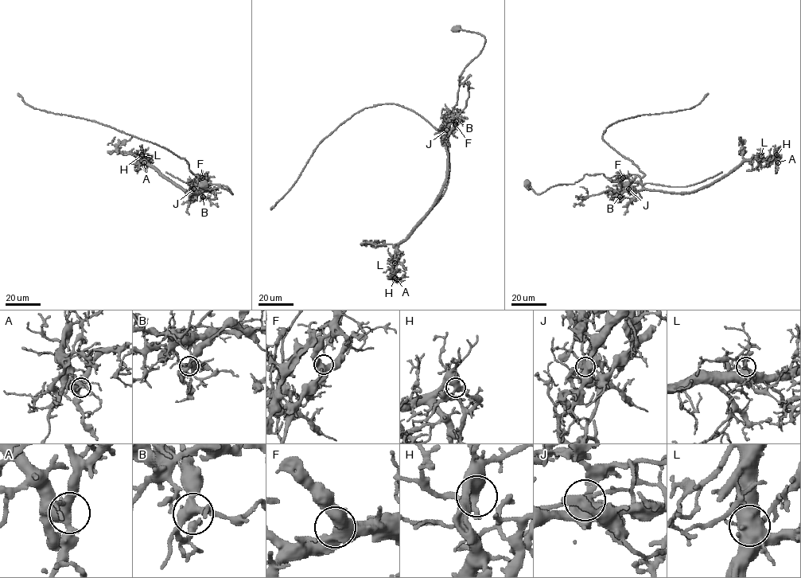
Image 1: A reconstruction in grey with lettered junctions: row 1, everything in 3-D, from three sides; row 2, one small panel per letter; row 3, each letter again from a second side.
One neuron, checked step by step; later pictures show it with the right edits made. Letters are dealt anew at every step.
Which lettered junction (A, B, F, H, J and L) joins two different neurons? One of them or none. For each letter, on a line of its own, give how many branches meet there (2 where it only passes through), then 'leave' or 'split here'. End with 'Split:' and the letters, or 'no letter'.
A: 4 branches meet; leave
B: 5 branches meet; leave
F: 3 branches meet; leave
H: 5 branches meet; leave
J: 5 branches meet; split here
L: 4 branches meet; leave
Split: J

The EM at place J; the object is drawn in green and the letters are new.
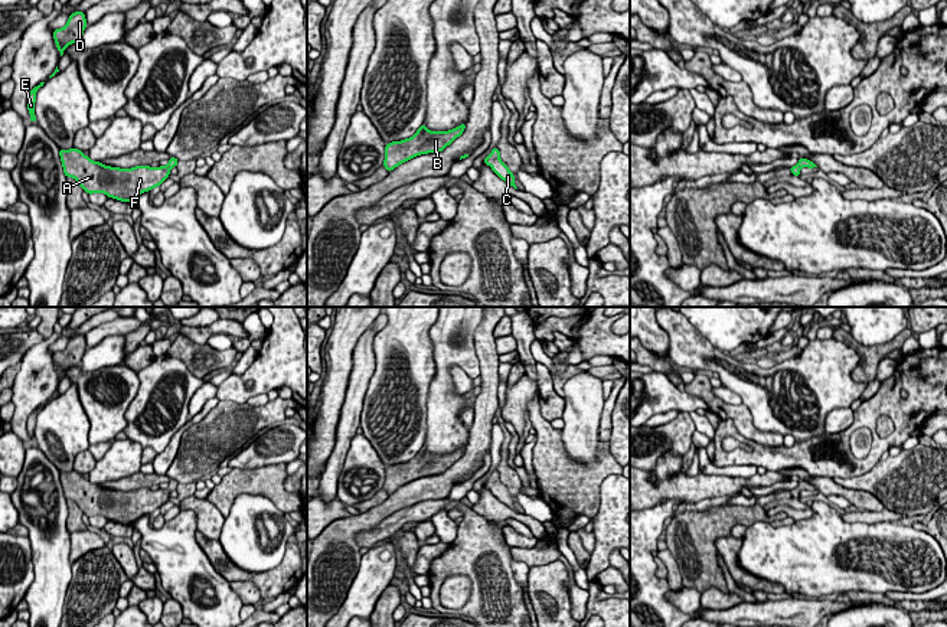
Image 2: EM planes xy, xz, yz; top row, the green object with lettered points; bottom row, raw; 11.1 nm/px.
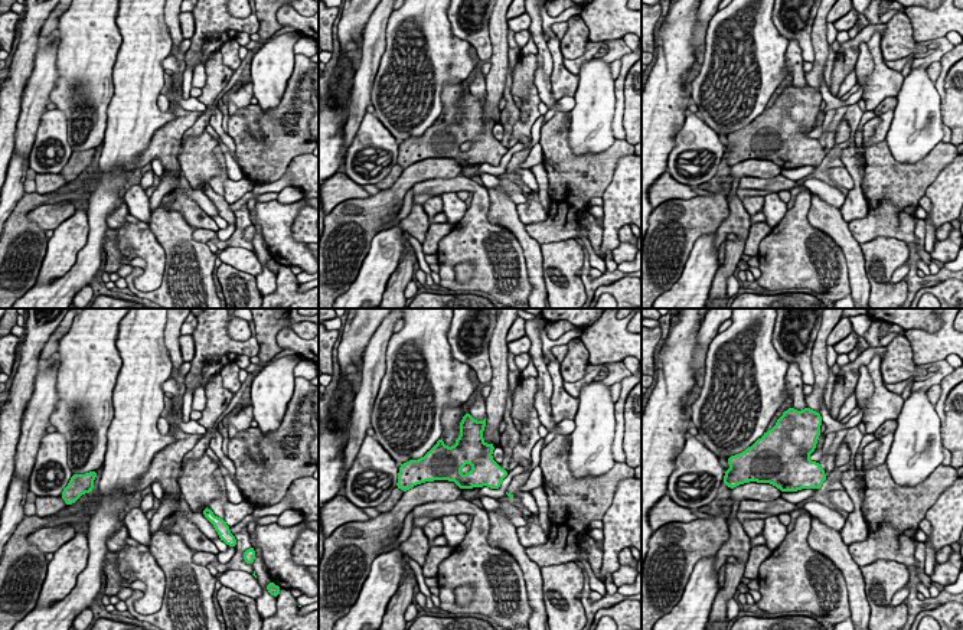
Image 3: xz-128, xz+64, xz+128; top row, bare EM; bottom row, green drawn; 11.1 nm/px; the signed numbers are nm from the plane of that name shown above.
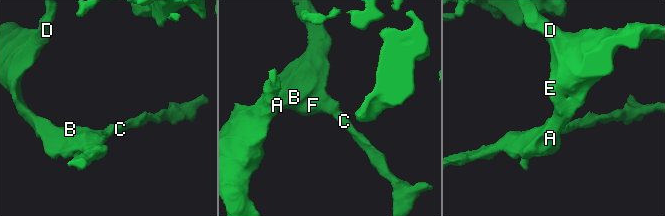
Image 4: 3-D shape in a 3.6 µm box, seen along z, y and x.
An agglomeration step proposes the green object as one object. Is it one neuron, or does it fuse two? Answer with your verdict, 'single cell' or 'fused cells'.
fused cells

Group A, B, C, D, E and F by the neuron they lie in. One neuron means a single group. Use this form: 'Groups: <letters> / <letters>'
Groups: A B D E F / C

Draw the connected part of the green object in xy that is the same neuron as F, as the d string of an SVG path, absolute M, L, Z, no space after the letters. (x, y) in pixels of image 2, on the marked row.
M78 148L62 150L59 156L66 177L75 179L88 195L104 193L108 197L133 202L143 192L160 186L172 166L135 166L120 169L92 161Z

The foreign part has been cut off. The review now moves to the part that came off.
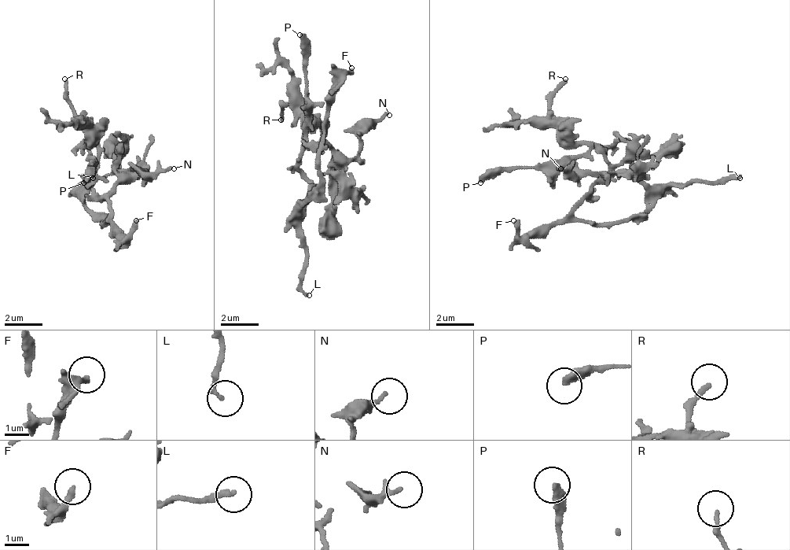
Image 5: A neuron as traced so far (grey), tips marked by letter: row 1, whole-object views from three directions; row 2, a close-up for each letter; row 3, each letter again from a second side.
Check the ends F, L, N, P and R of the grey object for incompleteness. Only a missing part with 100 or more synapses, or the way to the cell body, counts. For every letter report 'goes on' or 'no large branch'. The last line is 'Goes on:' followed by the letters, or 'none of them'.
F: no large branch
L: goes on
N: no large branch
P: no large branch
R: no large branch
Goes on: L

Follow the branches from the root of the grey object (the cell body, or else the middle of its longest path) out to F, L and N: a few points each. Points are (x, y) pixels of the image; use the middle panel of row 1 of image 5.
F: (299, 201), (304, 201), (318, 186), (318, 143), (323, 138), (323, 115), (328, 110), (328, 96), (351, 68)
L: (299, 201), (299, 243), (304, 248), (304, 281), (299, 286), (309, 295)
N: (299, 201), (318, 186), (318, 143), (323, 129), (337, 148), (351, 157), (361, 148), (361, 134), (389, 115)

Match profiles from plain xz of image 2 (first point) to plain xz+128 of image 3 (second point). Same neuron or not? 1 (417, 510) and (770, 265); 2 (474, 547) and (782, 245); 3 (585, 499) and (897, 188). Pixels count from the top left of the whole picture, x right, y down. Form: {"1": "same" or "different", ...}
{"1": "same", "2": "same", "3": "same"}

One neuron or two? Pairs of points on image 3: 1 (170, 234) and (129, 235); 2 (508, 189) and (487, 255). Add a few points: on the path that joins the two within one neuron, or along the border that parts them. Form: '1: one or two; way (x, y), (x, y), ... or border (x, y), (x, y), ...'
1: two; border (146, 224), (165, 253), (166, 265)
2: two; border (487, 192), (489, 219), (503, 225), (513, 235)

